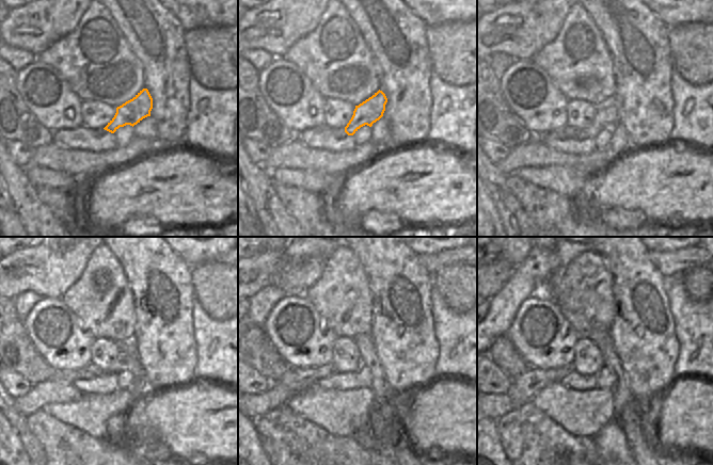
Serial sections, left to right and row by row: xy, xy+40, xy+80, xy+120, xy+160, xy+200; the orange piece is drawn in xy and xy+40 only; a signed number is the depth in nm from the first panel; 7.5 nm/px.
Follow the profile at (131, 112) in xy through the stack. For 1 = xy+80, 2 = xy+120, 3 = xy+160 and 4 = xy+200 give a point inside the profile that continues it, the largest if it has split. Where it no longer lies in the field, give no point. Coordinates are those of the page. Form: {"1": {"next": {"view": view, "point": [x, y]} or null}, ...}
{"1": {"next": {"view": "xy+80", "point": [606, 115]}}, "2": {"next": {"view": "xy+120", "point": [90, 371]}}, "3": {"next": {"view": "xy+160", "point": [297, 380]}}, "4": {"next": {"view": "xy+200", "point": [524, 387]}}}

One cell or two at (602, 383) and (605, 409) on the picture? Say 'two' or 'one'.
two

